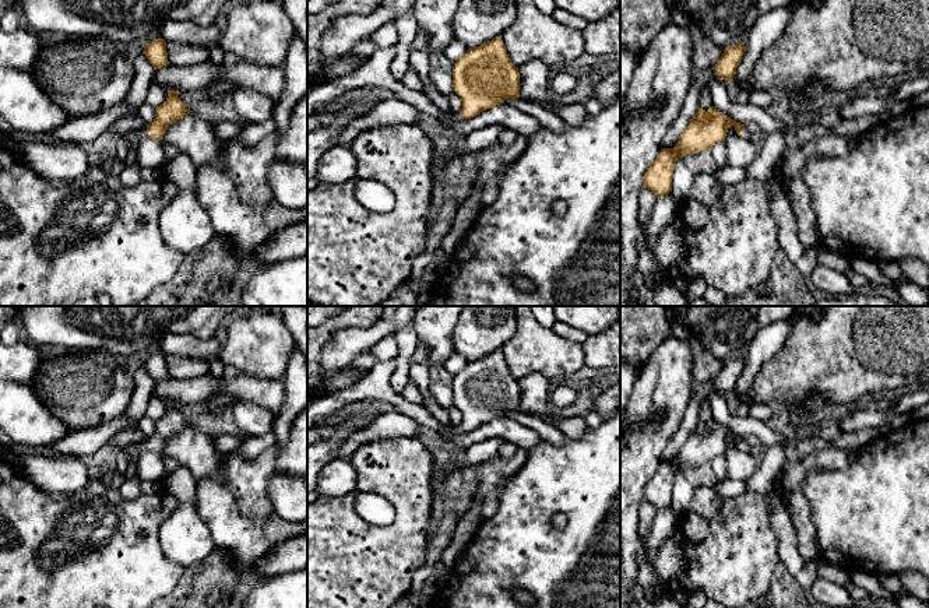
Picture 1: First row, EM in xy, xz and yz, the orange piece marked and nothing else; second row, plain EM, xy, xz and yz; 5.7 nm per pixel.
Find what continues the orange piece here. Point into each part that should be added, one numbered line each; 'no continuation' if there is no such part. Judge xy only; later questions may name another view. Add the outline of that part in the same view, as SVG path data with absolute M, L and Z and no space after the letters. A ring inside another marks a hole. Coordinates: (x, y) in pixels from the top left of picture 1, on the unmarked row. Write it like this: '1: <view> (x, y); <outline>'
1: xy (139, 449); M145 442L145 443L133 444L133 446L130 447L130 451L131 451L136 457L138 457L138 456L141 456L144 451L151 451L151 450L149 450L148 443Z

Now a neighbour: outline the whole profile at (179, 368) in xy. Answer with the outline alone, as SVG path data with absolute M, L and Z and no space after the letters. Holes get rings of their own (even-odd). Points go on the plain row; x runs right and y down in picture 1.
M166 355L168 375L173 379L194 379L208 373L208 362L180 355Z

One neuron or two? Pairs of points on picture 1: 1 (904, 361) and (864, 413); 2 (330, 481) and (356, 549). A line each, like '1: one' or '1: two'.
1: two
2: two

